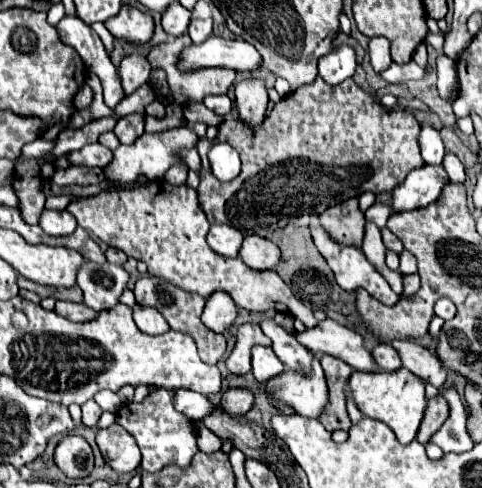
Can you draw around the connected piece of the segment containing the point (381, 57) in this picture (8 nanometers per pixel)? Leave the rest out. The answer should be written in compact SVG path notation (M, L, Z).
M371 38L369 40L369 56L371 56L371 64L373 64L373 70L379 74L383 70L387 70L393 60L391 60L391 48L389 48L389 42L387 38Z

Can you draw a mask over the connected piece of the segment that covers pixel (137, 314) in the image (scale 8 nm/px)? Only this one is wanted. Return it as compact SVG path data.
M139 304L133 306L133 320L147 334L161 334L169 330L169 324L165 322L165 318L155 308L149 308L149 306L139 306Z

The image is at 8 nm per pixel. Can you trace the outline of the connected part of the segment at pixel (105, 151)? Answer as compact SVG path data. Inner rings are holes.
M99 142L95 144L87 144L77 152L69 154L71 164L83 164L83 166L99 166L105 168L111 160L113 160L113 152L105 146L101 146Z

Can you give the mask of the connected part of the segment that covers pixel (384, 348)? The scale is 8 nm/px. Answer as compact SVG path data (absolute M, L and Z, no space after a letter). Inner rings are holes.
M381 342L379 346L375 346L373 358L375 358L377 366L379 366L383 372L397 372L397 370L403 368L401 358L399 358L399 354L395 352L395 348L393 348L391 344Z

